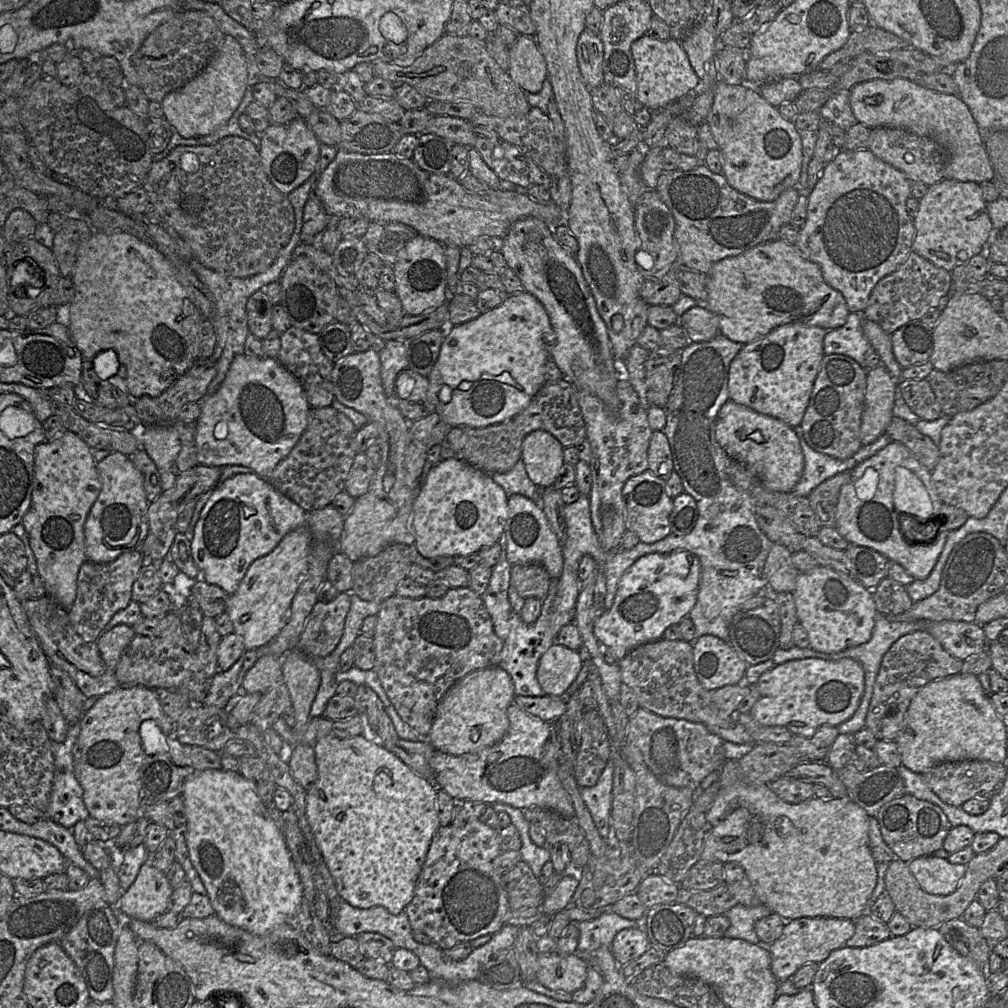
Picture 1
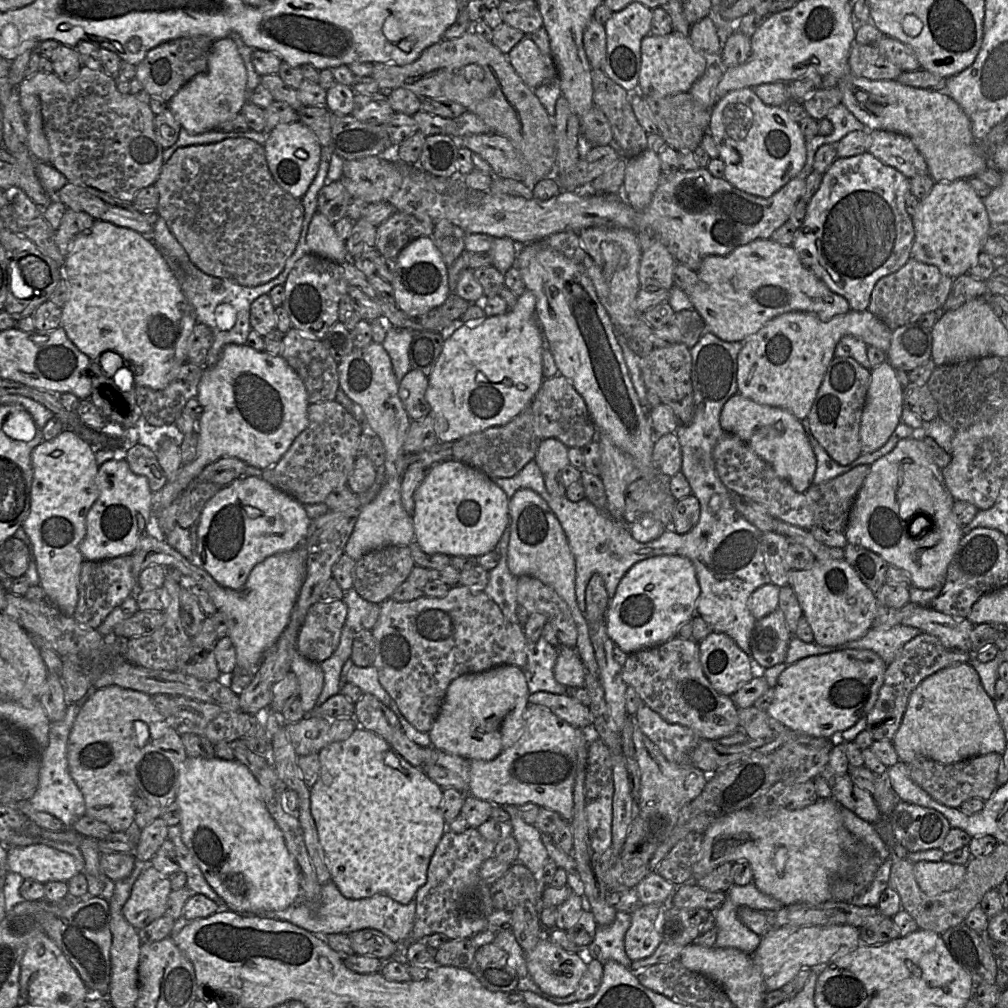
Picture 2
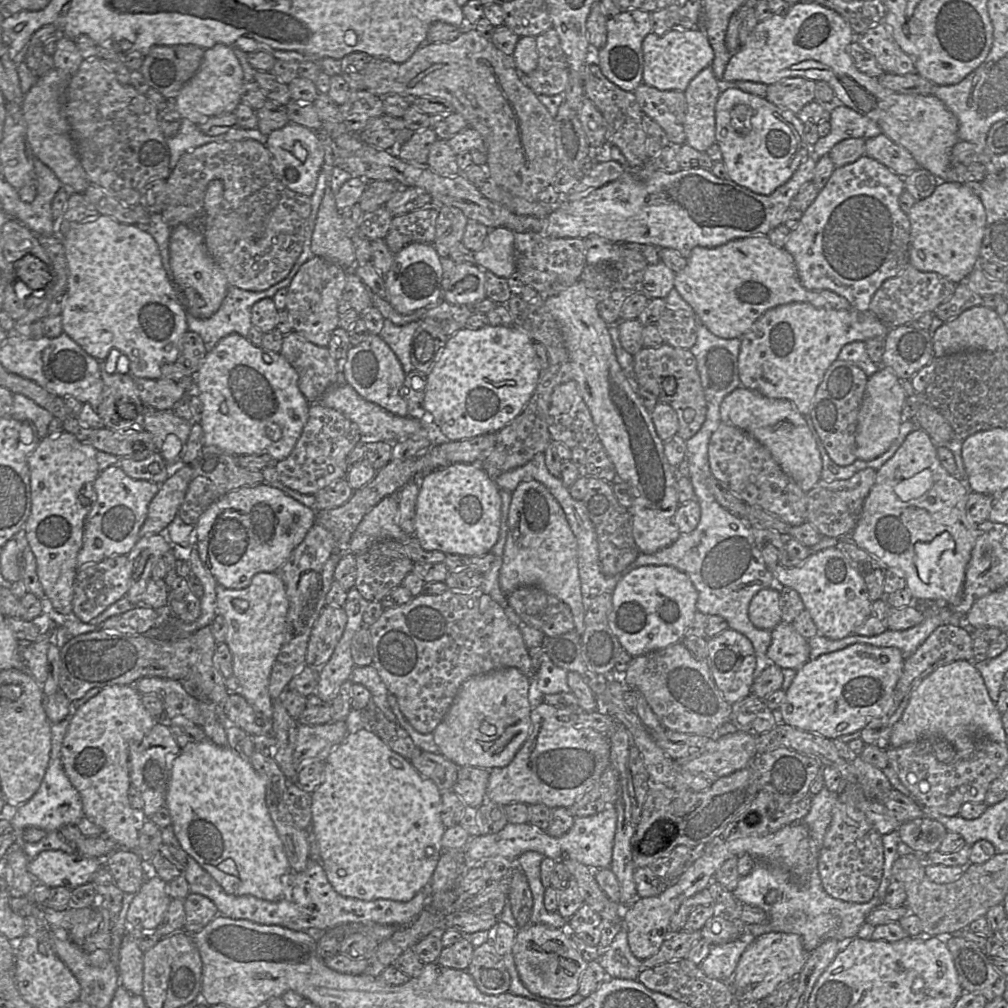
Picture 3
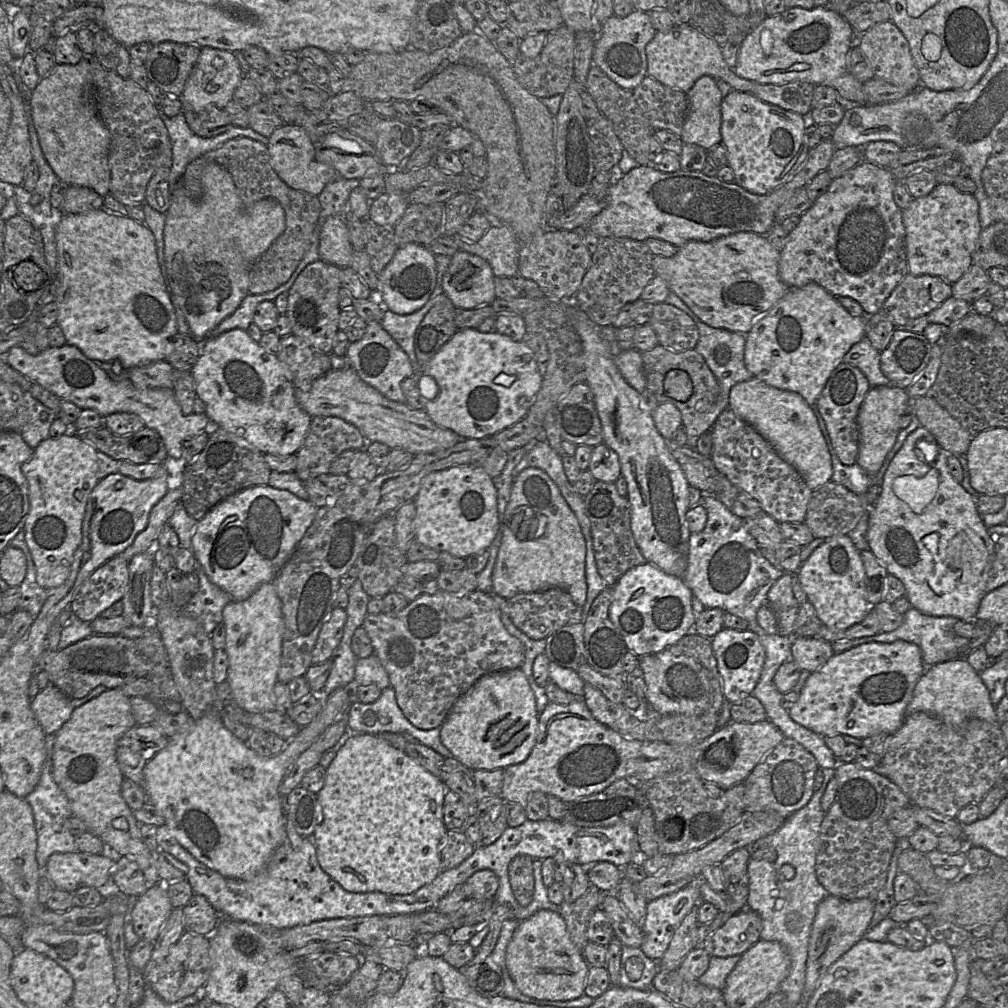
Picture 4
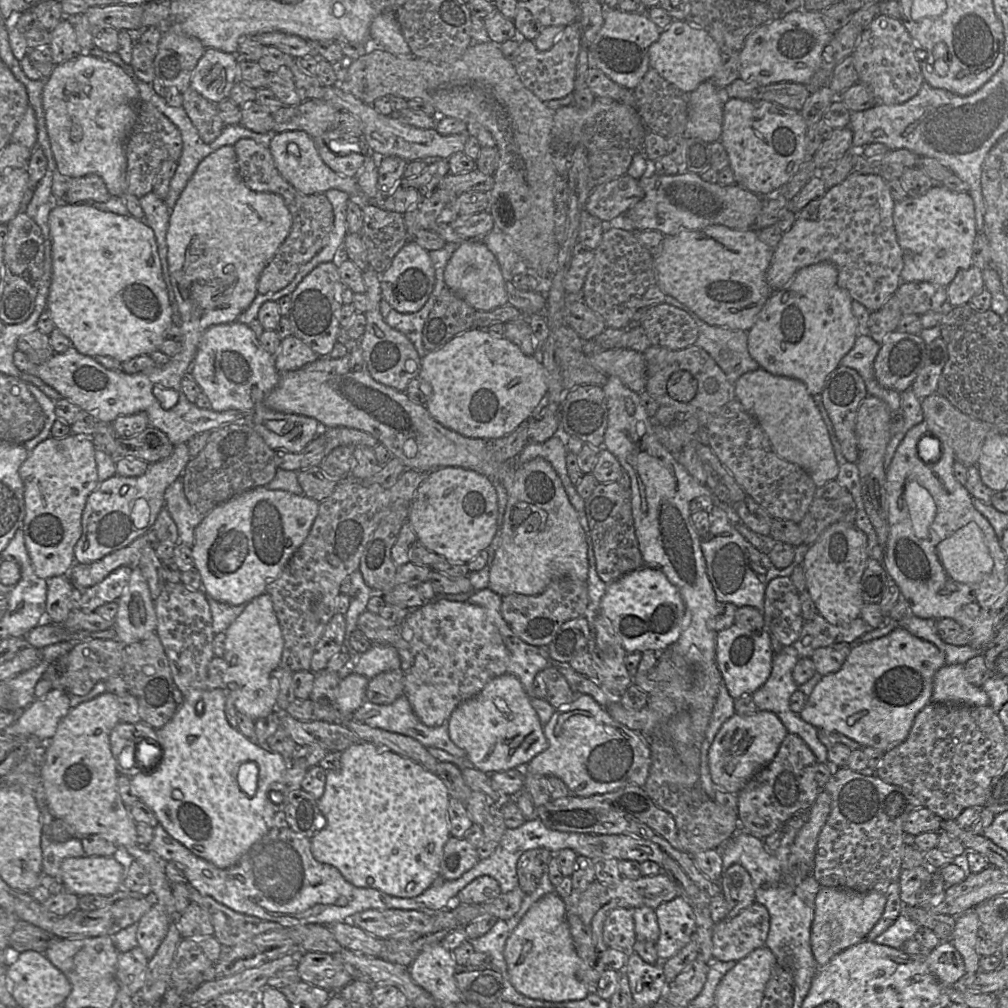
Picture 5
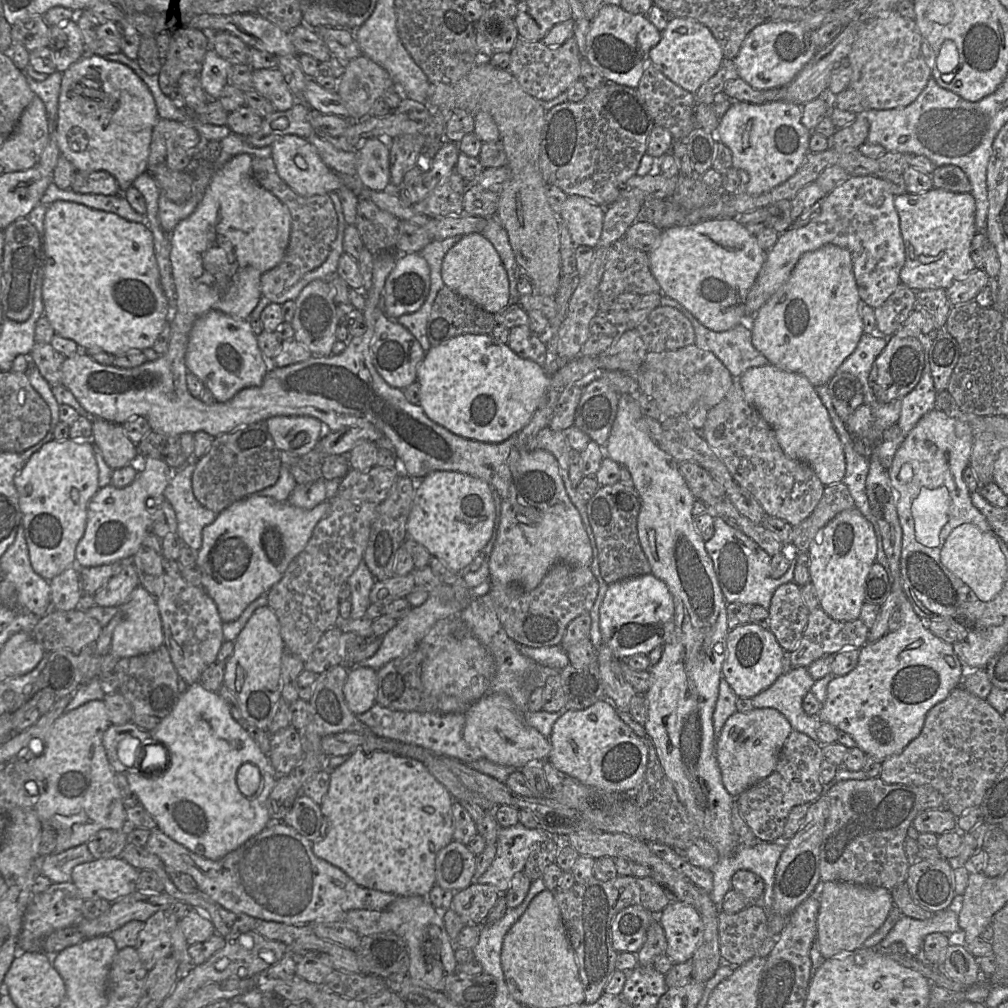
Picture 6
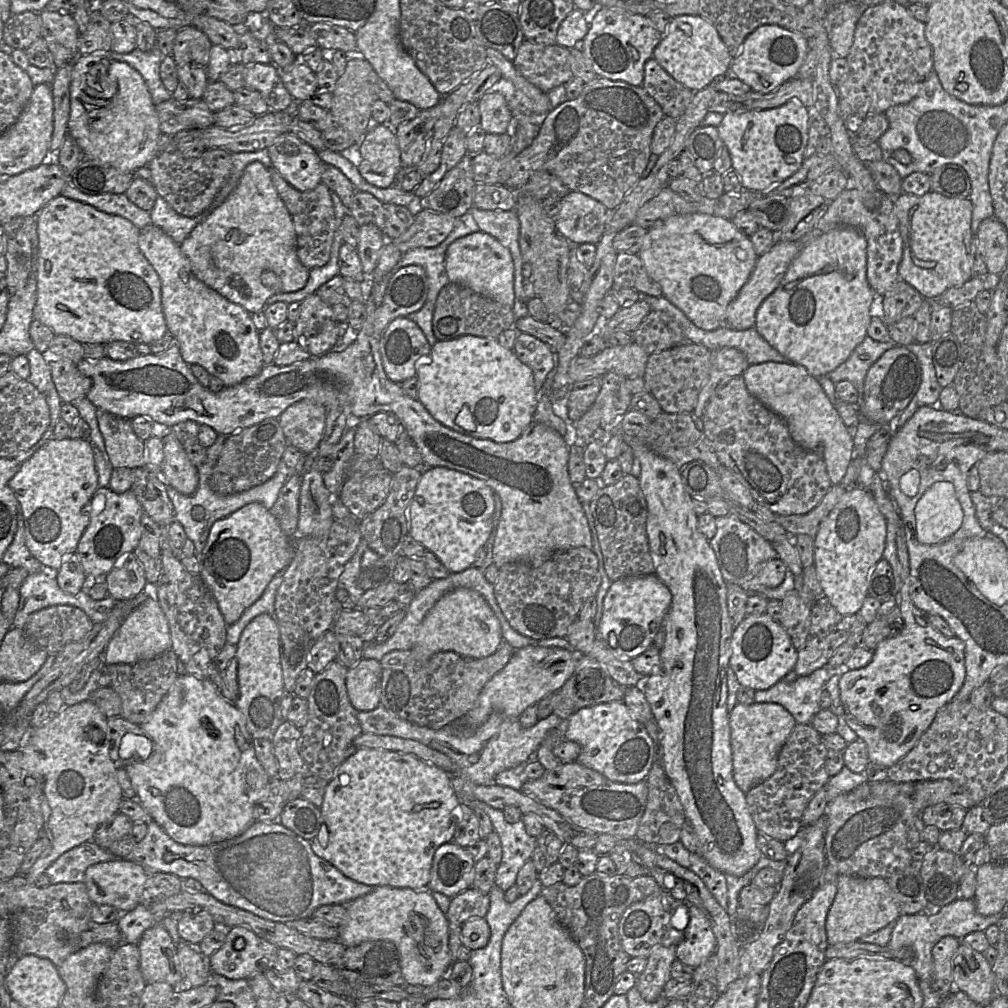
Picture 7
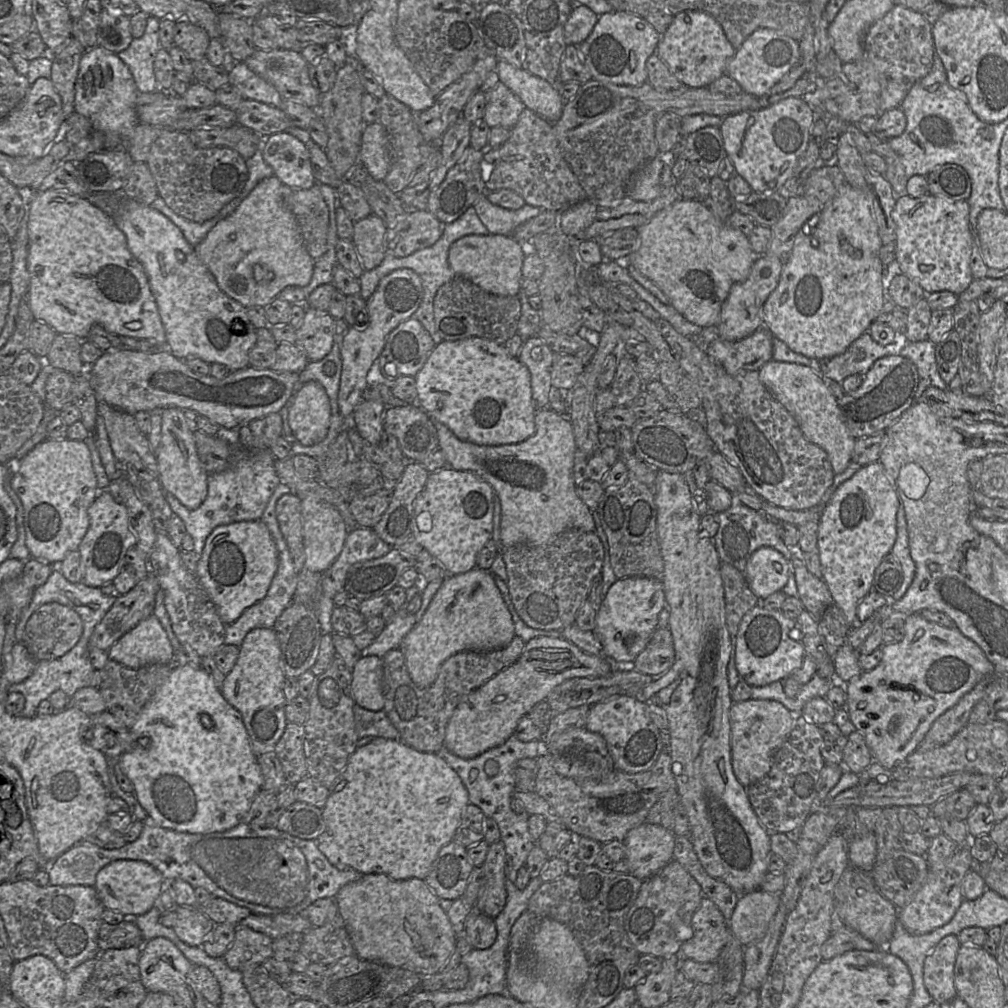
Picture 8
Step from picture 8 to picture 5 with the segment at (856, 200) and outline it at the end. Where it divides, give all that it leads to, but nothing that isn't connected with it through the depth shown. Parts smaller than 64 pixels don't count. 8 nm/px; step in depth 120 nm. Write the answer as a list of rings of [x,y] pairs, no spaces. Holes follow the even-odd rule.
[[[820,262],[800,269],[788,285],[779,291],[772,293],[762,310],[757,315],[753,326],[747,331],[749,354],[759,364],[760,368],[763,368],[773,375],[794,378],[802,381],[812,396],[822,393],[828,376],[841,365],[842,358],[853,348],[858,336],[858,322],[852,311],[853,299],[847,290],[837,285],[837,274],[836,267],[829,262]]]

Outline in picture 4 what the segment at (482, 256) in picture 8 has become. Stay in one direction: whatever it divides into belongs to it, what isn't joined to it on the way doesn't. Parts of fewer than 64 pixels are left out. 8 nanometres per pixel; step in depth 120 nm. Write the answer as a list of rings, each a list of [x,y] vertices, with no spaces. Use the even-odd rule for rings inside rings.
[[[458,250],[443,276],[443,291],[456,308],[491,305],[496,299],[494,277],[486,260]]]

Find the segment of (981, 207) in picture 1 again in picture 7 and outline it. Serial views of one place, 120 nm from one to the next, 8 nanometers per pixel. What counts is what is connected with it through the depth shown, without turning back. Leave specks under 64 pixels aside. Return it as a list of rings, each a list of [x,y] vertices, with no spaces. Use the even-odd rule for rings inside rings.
[[[929,191],[922,196],[916,196],[902,192],[894,197],[894,210],[899,220],[900,232],[903,239],[903,256],[899,264],[898,273],[900,279],[913,286],[924,299],[937,299],[942,293],[949,288],[959,287],[968,281],[972,276],[972,263],[970,259],[970,243],[972,239],[971,222],[972,222],[972,203],[969,198],[951,198],[946,197],[940,193]]]

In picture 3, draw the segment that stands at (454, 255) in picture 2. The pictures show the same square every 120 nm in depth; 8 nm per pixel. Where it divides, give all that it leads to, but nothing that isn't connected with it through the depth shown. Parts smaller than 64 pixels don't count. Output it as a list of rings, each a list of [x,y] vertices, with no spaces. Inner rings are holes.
[[[440,206],[433,245],[441,258],[449,257],[451,249],[462,241],[469,223],[464,213],[453,206]]]

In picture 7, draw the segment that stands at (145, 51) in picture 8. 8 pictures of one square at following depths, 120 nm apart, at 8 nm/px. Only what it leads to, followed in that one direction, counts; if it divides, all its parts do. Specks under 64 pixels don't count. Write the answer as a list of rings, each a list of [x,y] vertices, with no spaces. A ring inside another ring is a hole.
[[[157,45],[148,52],[135,48],[130,53],[124,54],[110,50],[103,53],[117,61],[127,63],[139,72],[146,83],[154,105],[172,98],[172,94],[166,90],[160,78],[160,64],[163,55]]]

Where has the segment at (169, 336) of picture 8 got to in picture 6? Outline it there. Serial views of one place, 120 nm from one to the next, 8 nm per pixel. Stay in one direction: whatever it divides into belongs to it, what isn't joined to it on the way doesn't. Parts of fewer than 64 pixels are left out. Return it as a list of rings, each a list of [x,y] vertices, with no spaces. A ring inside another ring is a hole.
[[[210,310],[195,321],[189,333],[185,365],[188,372],[193,373],[212,392],[215,402],[226,402],[244,388],[259,386],[267,371],[274,368],[272,360],[265,358],[259,349],[257,336],[248,320],[235,319],[218,310]]]

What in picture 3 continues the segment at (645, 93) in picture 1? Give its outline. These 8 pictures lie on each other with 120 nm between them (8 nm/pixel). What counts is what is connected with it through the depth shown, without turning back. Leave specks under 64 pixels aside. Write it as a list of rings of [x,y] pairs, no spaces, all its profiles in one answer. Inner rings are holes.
[[[673,28],[661,36],[650,32],[642,42],[642,51],[642,83],[665,91],[684,92],[696,75],[711,66],[714,59],[713,49],[706,34],[700,28]]]

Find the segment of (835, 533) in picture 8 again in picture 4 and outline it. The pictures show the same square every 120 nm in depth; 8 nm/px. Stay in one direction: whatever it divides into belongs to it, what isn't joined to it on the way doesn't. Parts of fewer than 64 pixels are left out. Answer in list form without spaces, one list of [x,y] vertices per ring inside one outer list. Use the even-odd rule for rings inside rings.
[[[848,535],[825,539],[792,575],[799,581],[821,623],[830,629],[848,629],[860,623],[872,608],[866,598],[865,569],[860,551]]]

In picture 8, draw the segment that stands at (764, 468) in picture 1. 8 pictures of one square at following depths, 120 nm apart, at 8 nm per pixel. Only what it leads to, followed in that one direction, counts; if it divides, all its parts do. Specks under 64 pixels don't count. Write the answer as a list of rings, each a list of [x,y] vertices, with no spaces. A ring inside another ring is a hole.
[[[773,359],[759,369],[759,379],[796,419],[805,438],[827,452],[835,475],[844,472],[852,461],[857,439],[848,429],[839,402],[823,379],[808,366]]]

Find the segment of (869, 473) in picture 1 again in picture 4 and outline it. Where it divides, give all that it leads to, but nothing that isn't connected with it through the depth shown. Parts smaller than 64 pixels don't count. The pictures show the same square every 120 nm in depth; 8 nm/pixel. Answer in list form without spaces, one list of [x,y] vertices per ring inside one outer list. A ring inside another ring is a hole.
[[[919,426],[908,435],[883,476],[880,494],[868,510],[866,538],[869,550],[885,566],[888,574],[904,584],[905,596],[912,607],[930,616],[952,616],[974,622],[980,602],[987,594],[994,544],[977,511],[976,499],[949,472],[947,458],[951,453],[940,447],[936,461],[926,464],[915,453],[916,443],[921,439],[936,441],[926,428]]]

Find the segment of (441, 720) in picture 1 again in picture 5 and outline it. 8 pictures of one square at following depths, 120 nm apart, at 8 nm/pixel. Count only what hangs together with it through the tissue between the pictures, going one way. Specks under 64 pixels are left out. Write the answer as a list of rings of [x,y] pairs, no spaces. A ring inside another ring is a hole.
[[[509,673],[491,679],[478,694],[462,701],[451,713],[447,726],[451,741],[465,751],[469,763],[487,774],[524,768],[548,747],[528,695],[519,679]]]

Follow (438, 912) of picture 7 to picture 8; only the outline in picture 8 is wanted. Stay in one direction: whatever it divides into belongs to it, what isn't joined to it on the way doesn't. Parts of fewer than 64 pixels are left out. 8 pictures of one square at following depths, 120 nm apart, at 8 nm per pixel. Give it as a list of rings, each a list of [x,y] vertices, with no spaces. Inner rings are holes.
[[[364,874],[359,880],[343,886],[336,896],[336,902],[356,956],[361,959],[413,970],[422,977],[427,977],[440,972],[456,948],[459,935],[447,912],[440,906],[439,898],[425,880],[394,880],[385,874]]]

